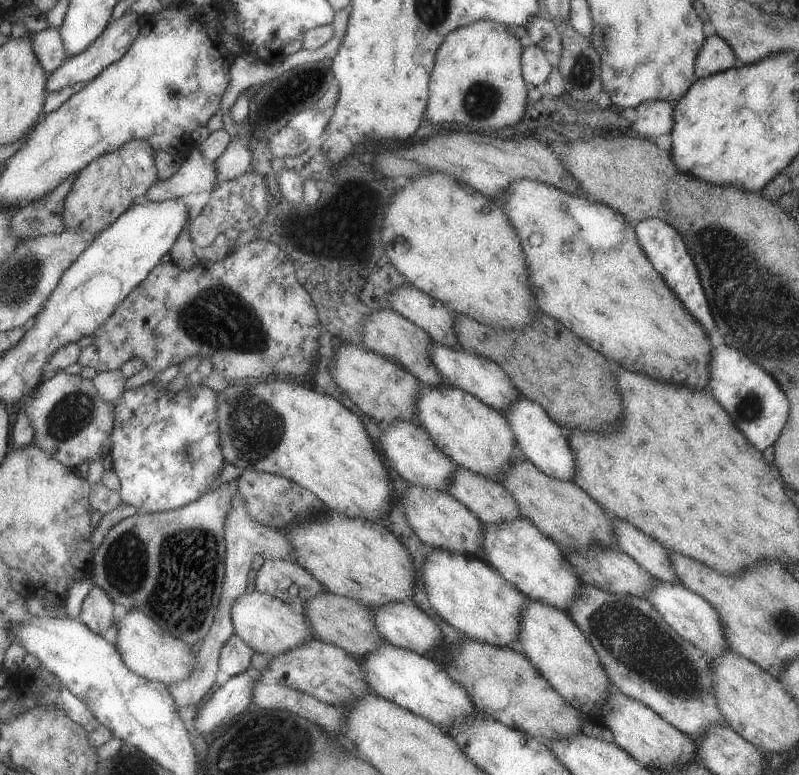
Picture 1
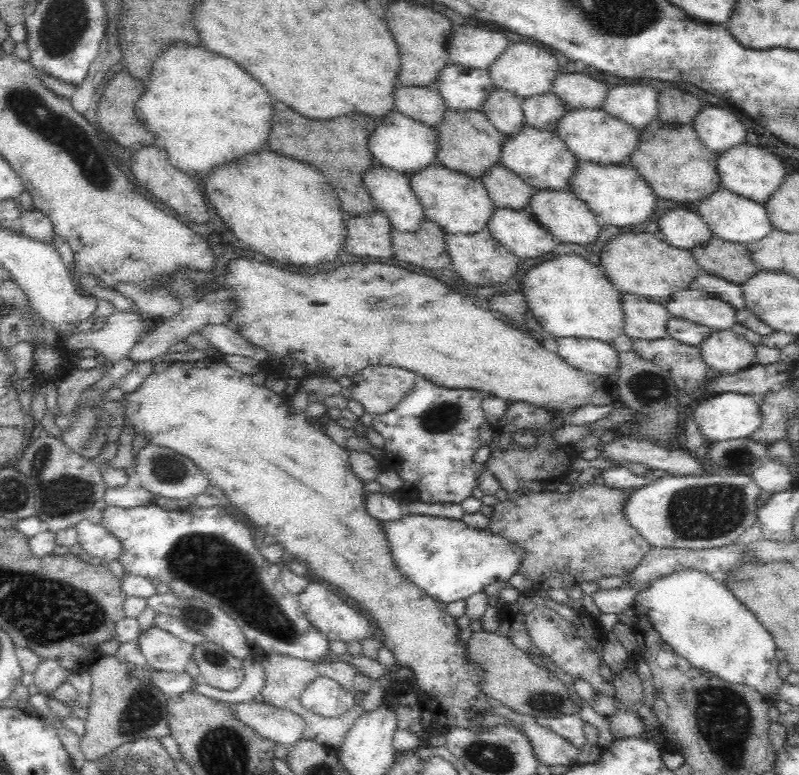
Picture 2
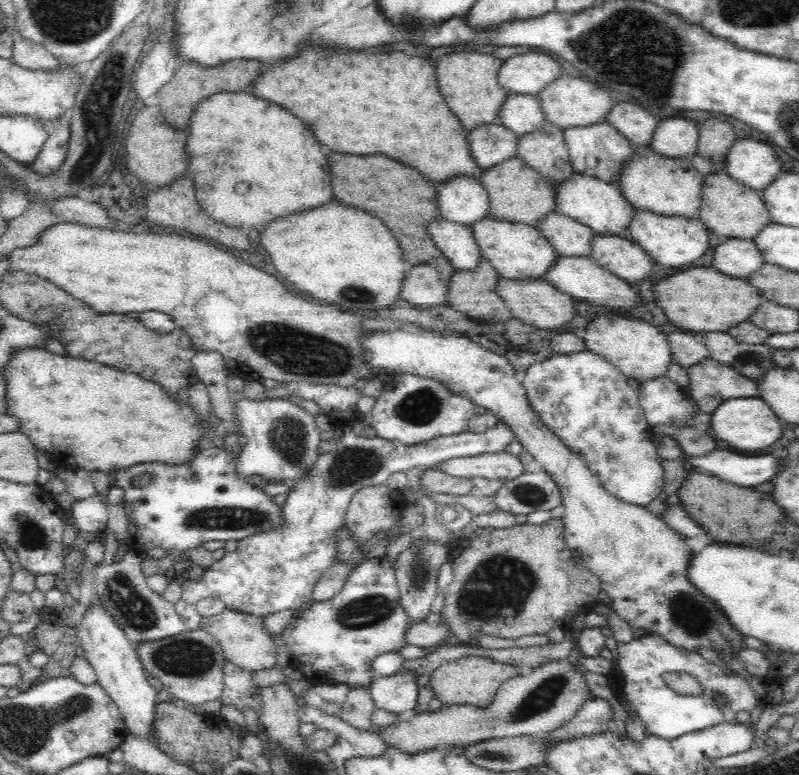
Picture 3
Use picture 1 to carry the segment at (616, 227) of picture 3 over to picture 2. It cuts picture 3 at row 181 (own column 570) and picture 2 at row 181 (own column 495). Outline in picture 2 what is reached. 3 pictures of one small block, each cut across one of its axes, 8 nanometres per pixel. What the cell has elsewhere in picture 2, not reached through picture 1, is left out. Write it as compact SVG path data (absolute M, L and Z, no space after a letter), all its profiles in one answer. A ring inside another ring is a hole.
M524 125L514 136L506 136L502 144L501 164L516 173L534 191L562 191L571 186L578 158L556 132Z

